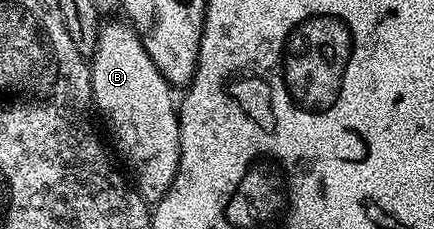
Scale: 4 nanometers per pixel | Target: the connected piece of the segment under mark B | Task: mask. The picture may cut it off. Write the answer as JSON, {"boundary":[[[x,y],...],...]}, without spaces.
{"boundary":[[[117,21],[101,26],[101,32],[97,35],[97,49],[91,58],[89,78],[93,84],[93,103],[96,112],[101,112],[101,117],[105,120],[110,135],[113,136],[112,148],[115,153],[117,148],[116,156],[118,158],[121,156],[125,160],[124,168],[137,194],[150,203],[161,201],[175,179],[181,154],[181,119],[175,97],[173,101],[174,86],[170,85],[168,79],[159,71],[159,67],[155,67],[151,55],[147,55],[132,25],[128,23],[120,25]]]}

